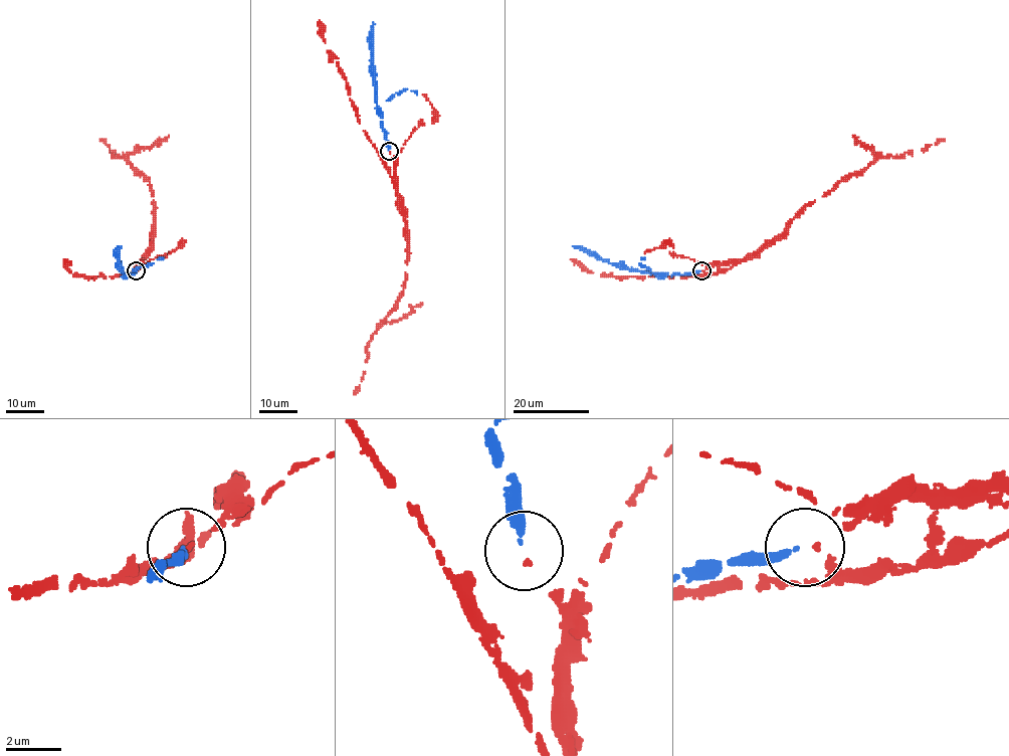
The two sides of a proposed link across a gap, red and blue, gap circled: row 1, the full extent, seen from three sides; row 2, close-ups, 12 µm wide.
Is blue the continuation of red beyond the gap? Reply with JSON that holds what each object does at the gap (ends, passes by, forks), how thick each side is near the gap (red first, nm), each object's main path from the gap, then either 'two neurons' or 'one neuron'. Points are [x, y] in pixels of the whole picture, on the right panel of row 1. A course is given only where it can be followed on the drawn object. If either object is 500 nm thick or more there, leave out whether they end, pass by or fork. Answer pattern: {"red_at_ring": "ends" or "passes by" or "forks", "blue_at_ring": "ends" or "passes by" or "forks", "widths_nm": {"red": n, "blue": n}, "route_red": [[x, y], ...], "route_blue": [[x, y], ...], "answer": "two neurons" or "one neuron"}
{"red_at_ring": "ends", "blue_at_ring": "ends", "widths_nm": {"red": 100, "blue": 280}, "route_red": [[702, 270], [715, 263], [740, 262], [755, 256], [784, 232], [803, 209], [882, 156], [924, 151], [945, 140]], "route_blue": [[700, 270], [671, 274], [629, 270], [574, 246]], "answer": "one neuron"}

